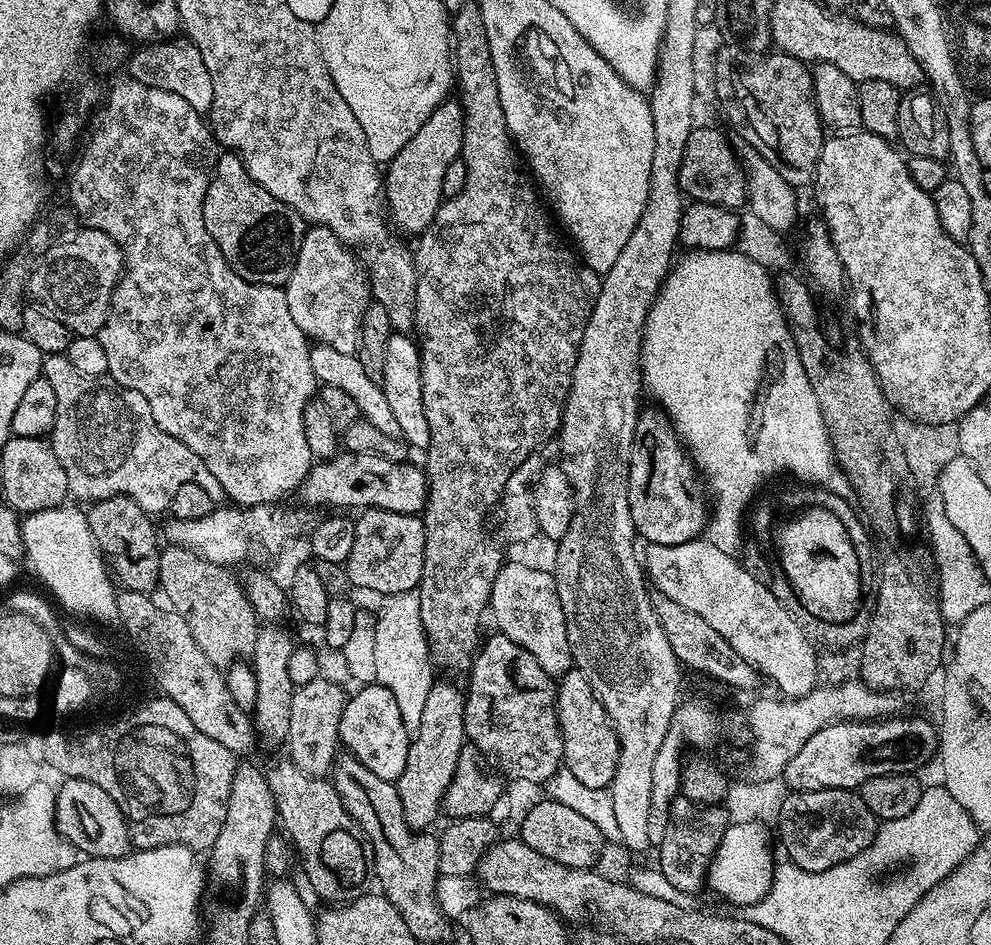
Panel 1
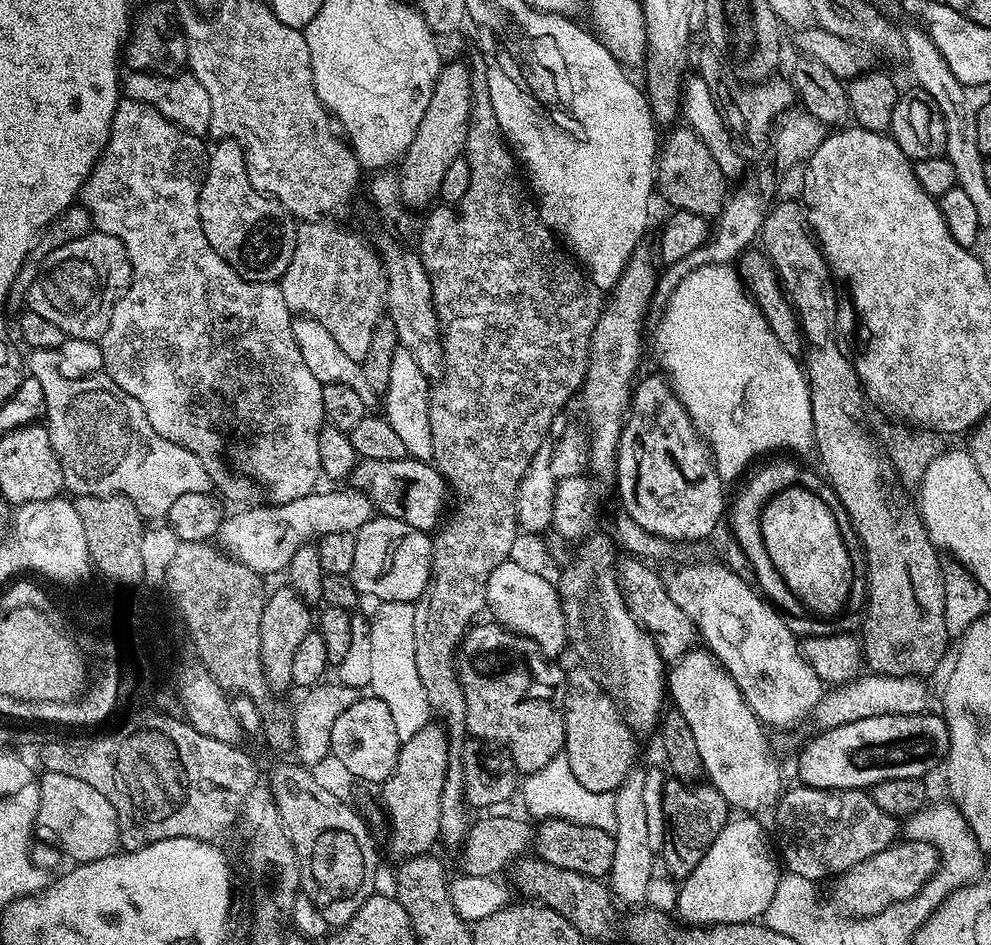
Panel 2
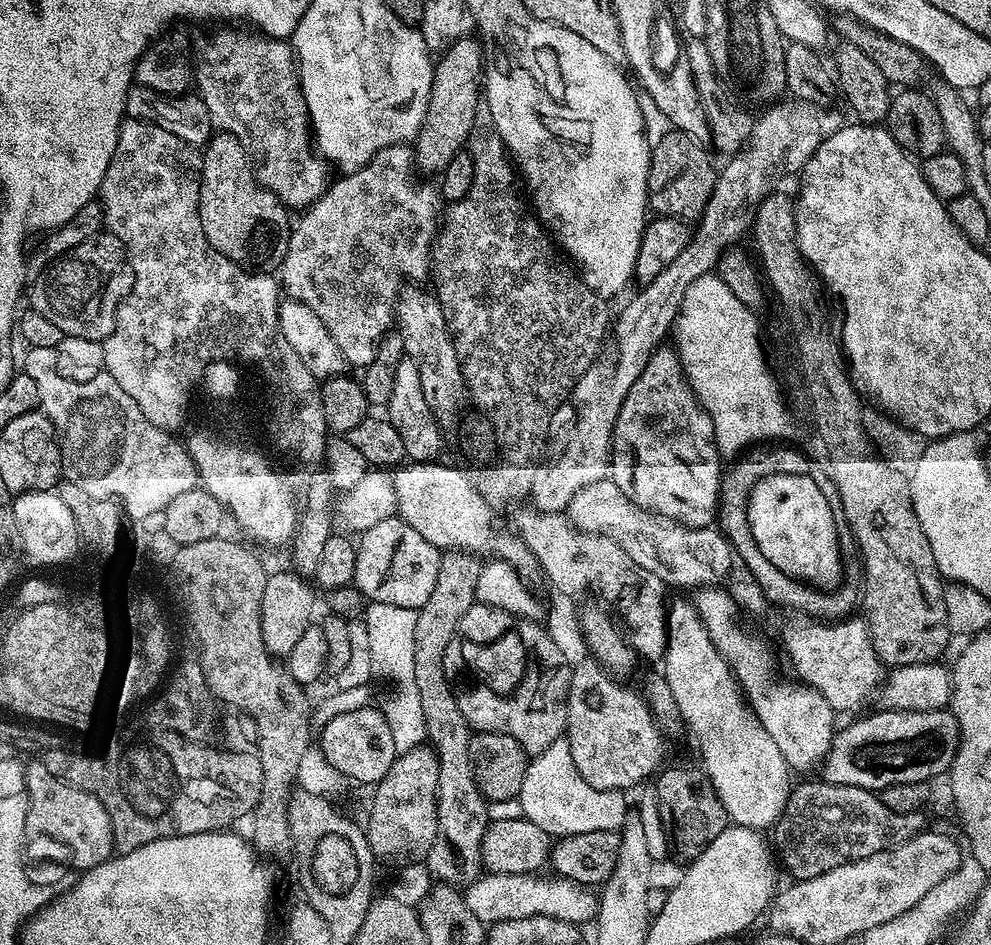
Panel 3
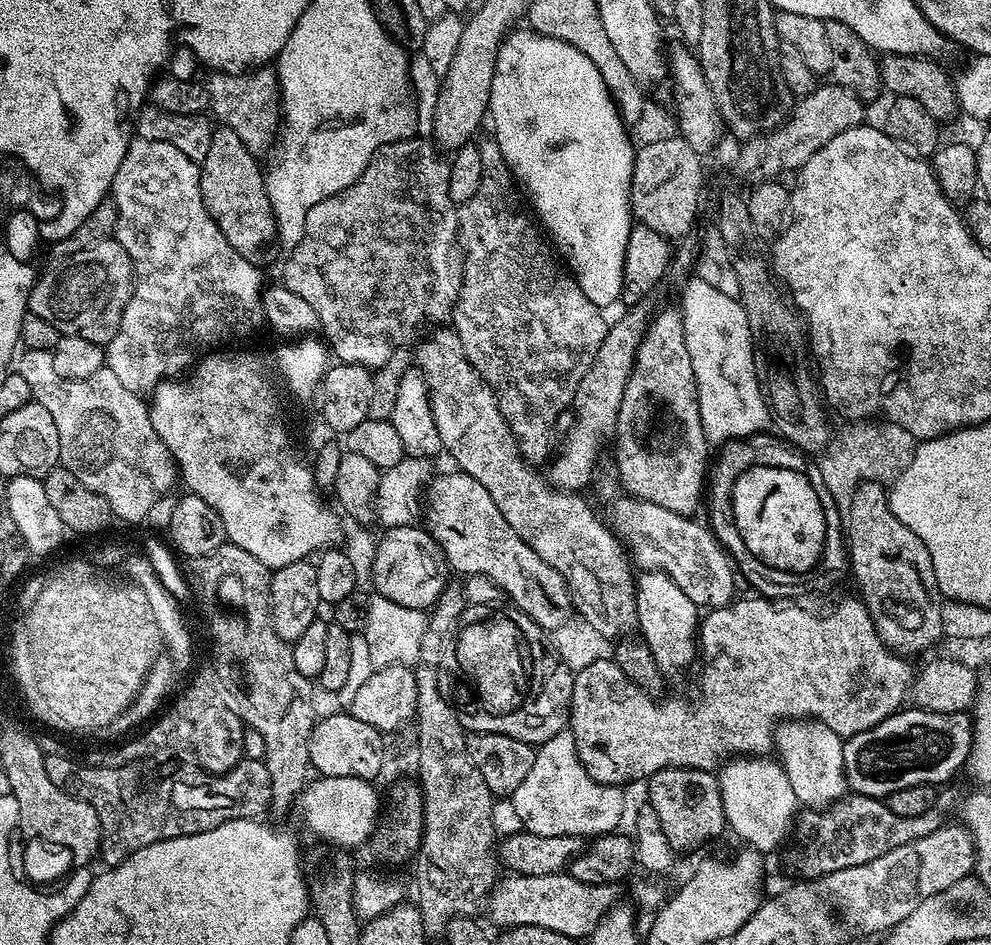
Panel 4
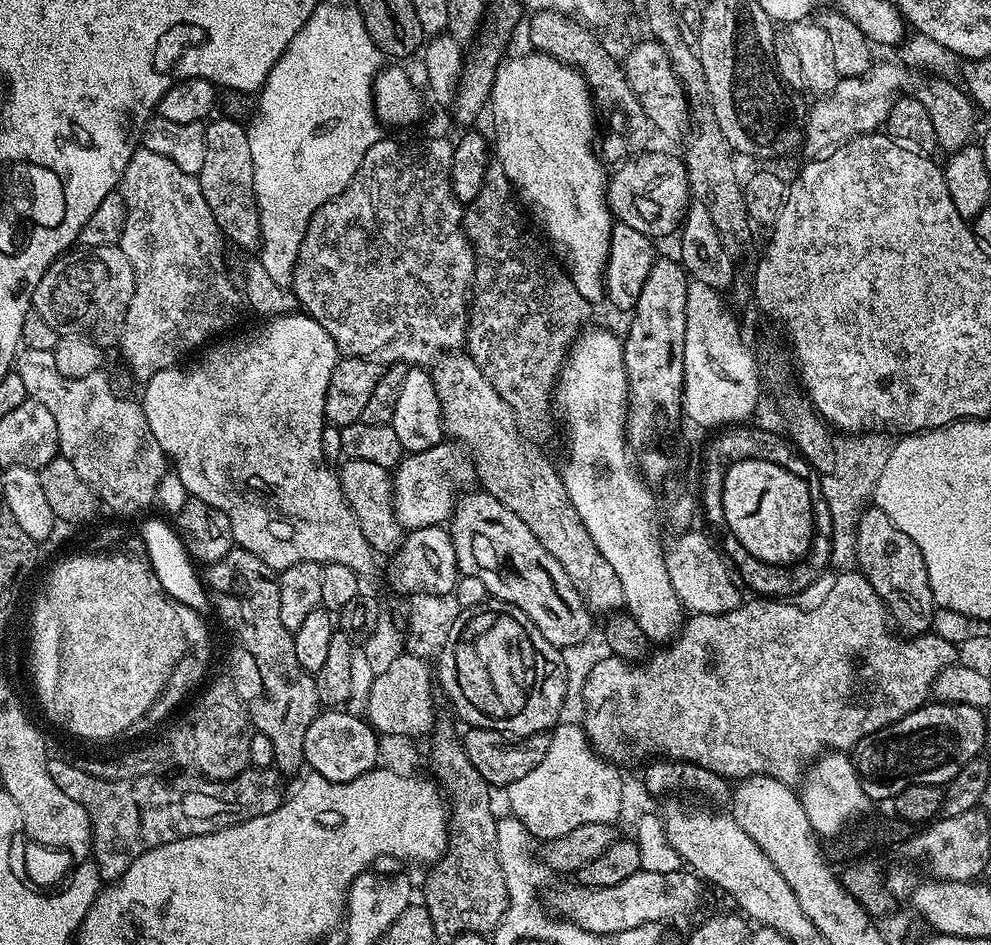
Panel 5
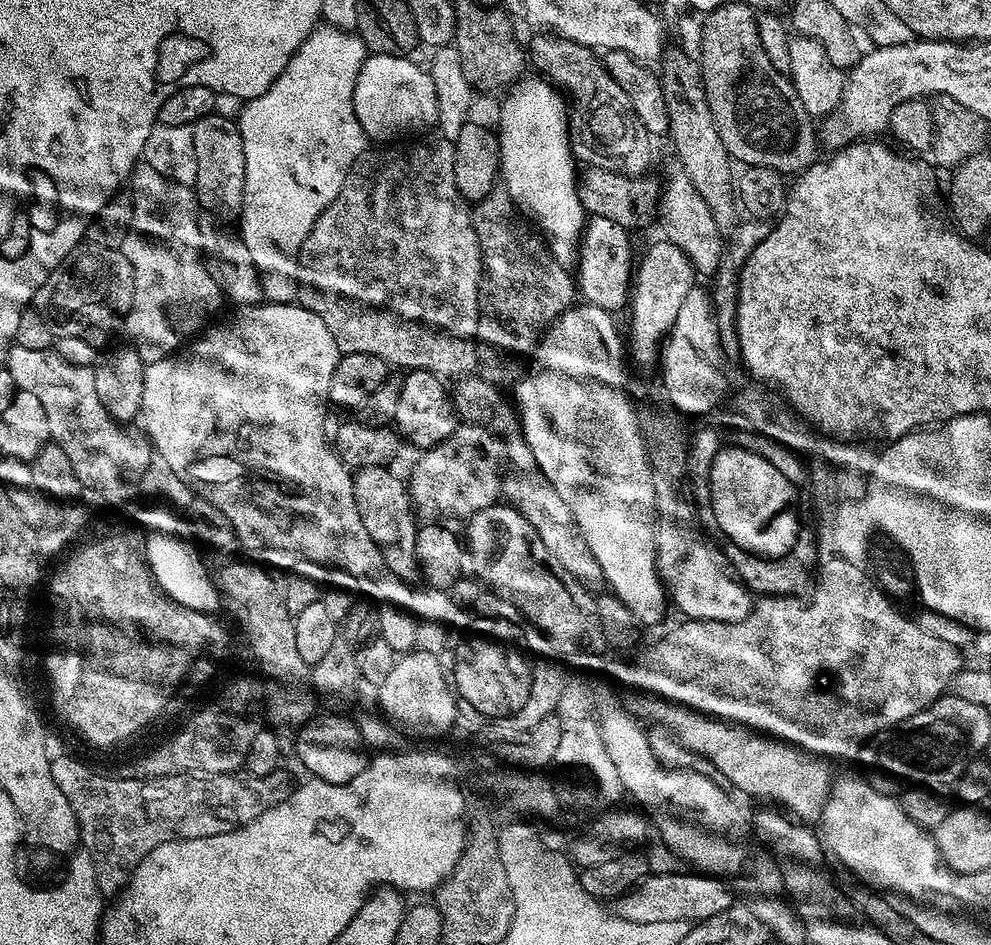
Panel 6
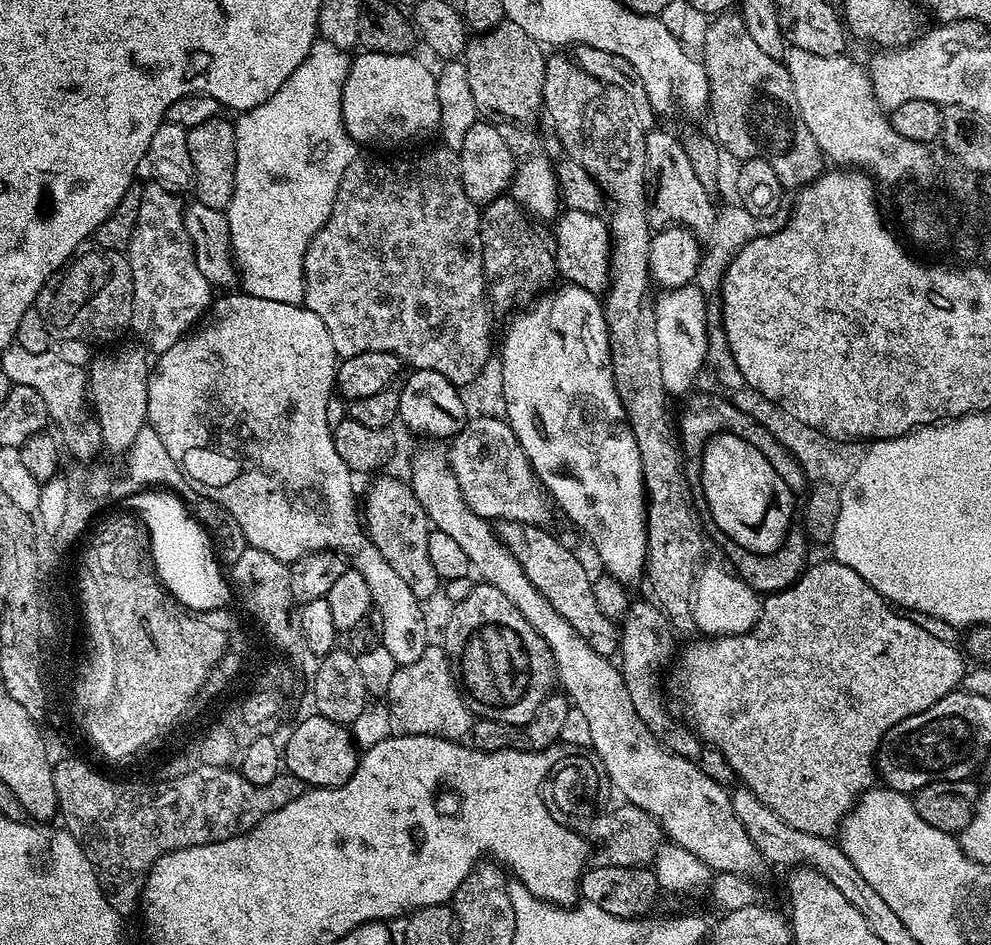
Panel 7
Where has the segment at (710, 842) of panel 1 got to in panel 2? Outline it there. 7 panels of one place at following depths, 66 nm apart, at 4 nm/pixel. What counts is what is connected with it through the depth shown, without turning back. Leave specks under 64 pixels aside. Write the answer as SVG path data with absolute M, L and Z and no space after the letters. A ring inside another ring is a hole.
M668 778L664 781L664 851L662 864L669 877L683 882L698 866L703 855L730 821L730 806L726 798L708 782L689 782Z

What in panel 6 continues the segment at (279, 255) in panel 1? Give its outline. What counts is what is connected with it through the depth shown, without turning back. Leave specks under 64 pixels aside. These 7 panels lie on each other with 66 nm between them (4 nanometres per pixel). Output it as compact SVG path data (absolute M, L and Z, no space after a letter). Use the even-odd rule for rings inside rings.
M213 114L191 127L194 134L194 154L198 157L198 178L194 191L199 207L209 208L221 221L239 217L246 186L246 154L242 154L242 134L239 123L228 116Z

